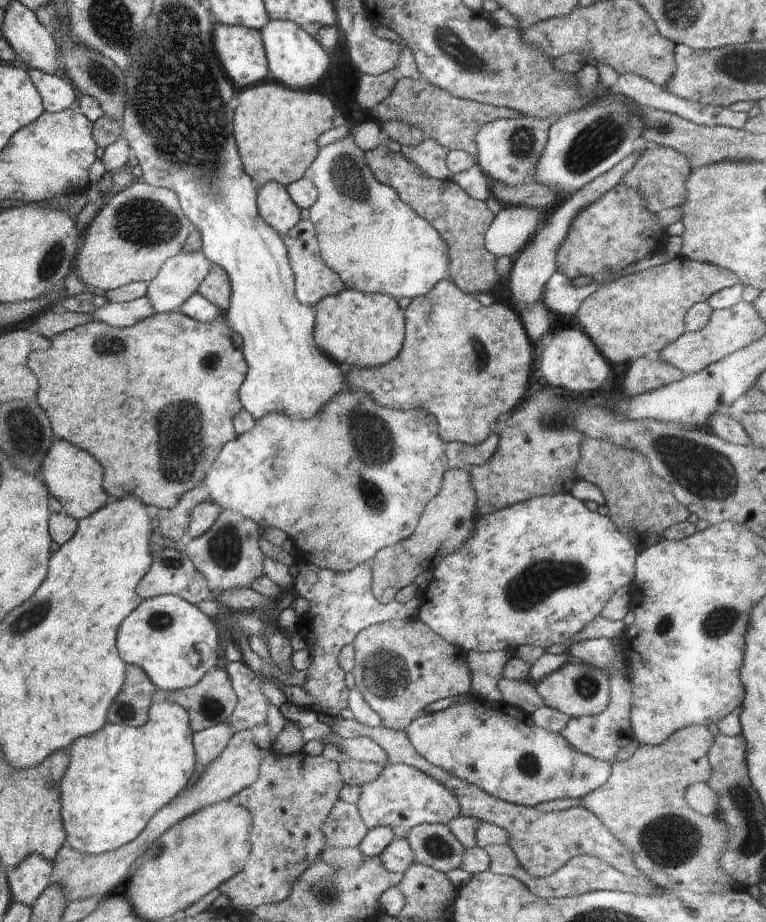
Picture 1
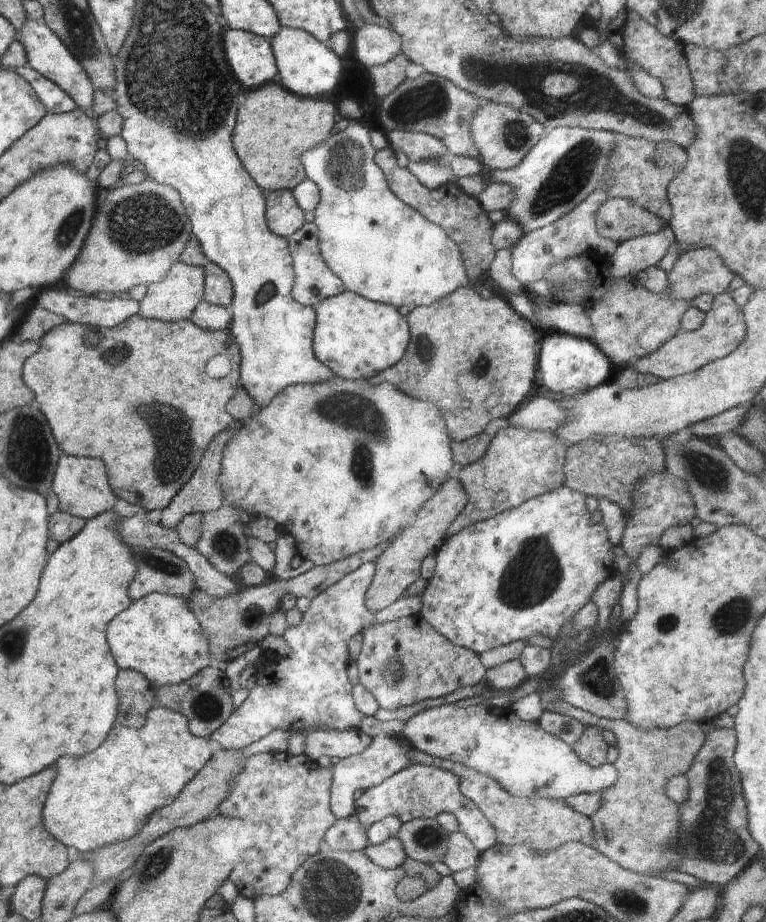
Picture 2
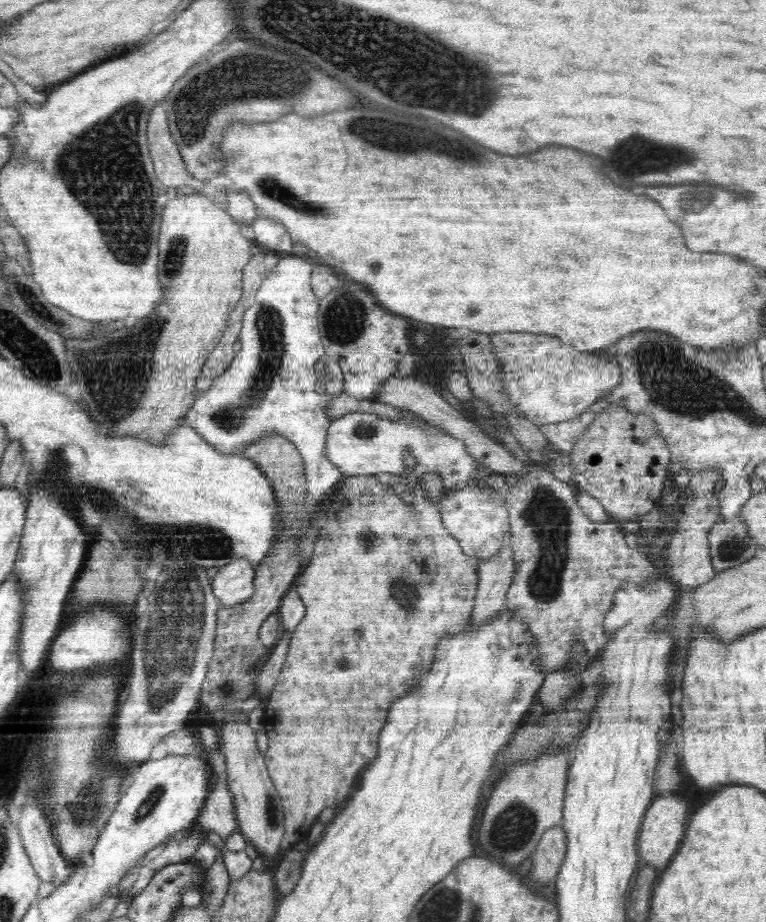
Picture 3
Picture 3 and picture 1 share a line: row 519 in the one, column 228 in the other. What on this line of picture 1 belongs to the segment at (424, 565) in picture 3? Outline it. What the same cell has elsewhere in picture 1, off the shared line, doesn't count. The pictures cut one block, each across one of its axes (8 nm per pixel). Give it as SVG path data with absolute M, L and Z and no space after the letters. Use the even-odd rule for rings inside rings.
M170 311L152 314L150 318L129 327L114 327L100 321L92 321L82 326L72 328L56 334L50 339L50 348L36 349L32 352L32 360L27 360L28 368L31 372L36 372L39 381L40 408L48 412L48 420L52 420L51 428L56 428L56 438L66 440L70 444L76 444L78 448L92 452L101 465L103 465L107 494L111 499L124 499L128 494L138 496L146 505L154 504L160 509L174 508L178 501L186 492L196 488L198 484L203 484L204 477L214 464L218 453L227 442L236 440L236 429L233 425L234 416L242 410L242 403L239 397L239 388L244 382L247 373L247 362L243 355L241 336L234 332L227 323L224 312L218 314L212 322L198 322L180 311Z

